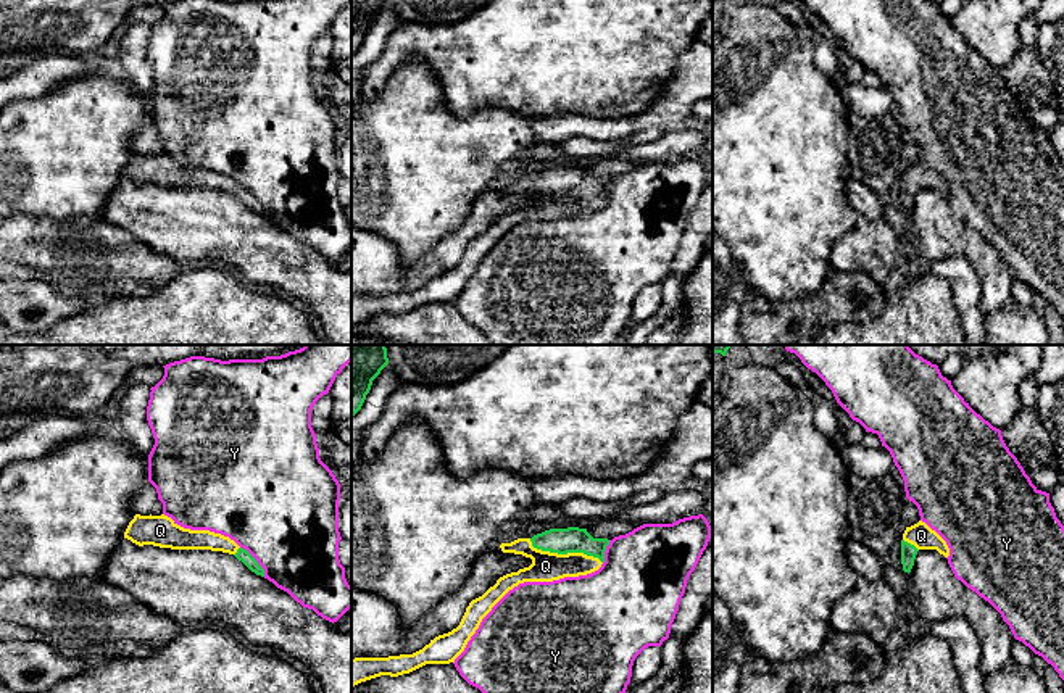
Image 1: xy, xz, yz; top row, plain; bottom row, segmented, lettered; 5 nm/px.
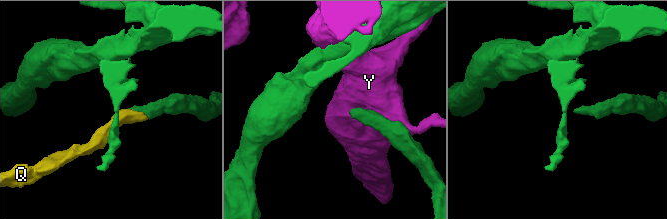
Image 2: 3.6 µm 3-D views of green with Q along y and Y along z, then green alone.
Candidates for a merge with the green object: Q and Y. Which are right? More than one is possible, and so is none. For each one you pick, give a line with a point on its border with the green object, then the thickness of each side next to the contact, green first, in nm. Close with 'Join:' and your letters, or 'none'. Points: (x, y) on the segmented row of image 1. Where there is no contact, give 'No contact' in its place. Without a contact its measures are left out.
Q: Touches green at xz (565, 553). Thickness 130 nm (green) against 150 nm
Join: Q

